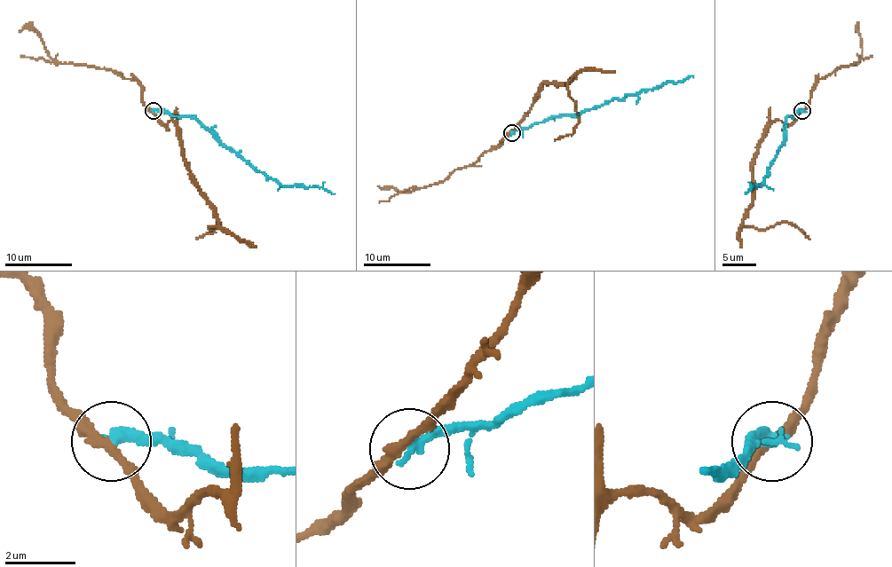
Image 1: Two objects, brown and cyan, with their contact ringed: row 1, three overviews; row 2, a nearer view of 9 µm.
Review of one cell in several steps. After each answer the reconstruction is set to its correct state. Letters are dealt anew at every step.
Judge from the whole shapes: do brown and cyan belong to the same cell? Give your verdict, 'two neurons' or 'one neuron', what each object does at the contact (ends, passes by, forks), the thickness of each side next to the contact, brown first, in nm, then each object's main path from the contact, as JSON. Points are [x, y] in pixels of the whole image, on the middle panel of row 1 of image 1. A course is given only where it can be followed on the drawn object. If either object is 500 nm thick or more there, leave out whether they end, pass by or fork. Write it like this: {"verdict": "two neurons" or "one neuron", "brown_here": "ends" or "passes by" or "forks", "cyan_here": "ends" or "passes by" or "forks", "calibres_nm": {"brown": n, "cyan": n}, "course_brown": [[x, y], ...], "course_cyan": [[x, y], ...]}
{"verdict": "two neurons", "brown_here": "passes by", "cyan_here": "ends", "calibres_nm": {"brown": 280, "cyan": 320}, "course_brown": [[511, 132], [544, 84], [564, 84], [576, 74], [568, 96], [578, 122], [572, 134], [555, 141]], "course_cyan": [[511, 132], [556, 117], [578, 115], [614, 99], [693, 77]]}

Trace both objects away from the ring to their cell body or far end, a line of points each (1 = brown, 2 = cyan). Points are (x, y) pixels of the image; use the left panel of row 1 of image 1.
1: (153, 110), (164, 123), (172, 121), (176, 125), (189, 178), (217, 222), (209, 229), (219, 222), (196, 239)
2: (153, 110), (198, 119), (219, 140), (283, 185), (323, 187), (335, 193)

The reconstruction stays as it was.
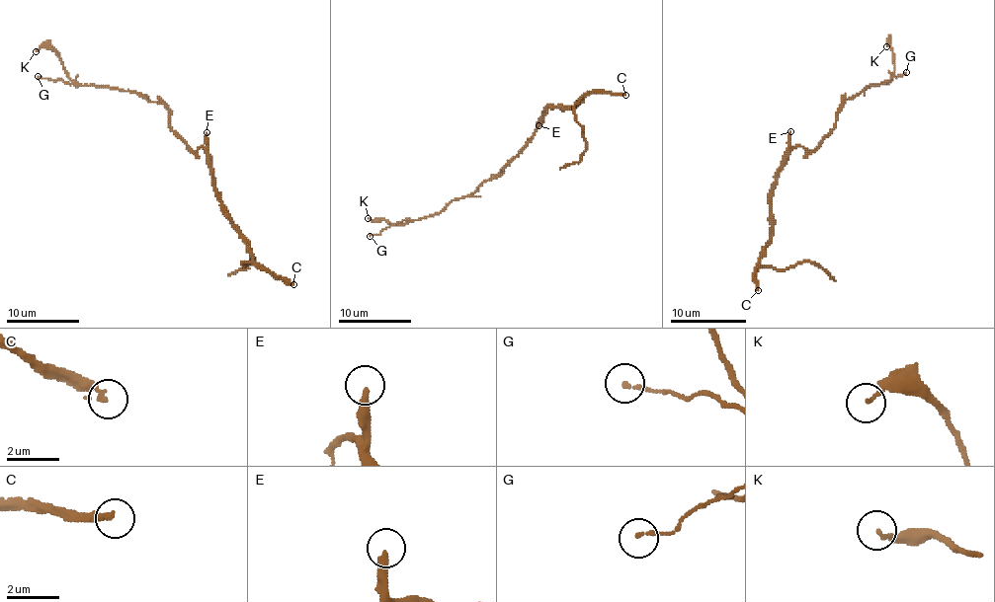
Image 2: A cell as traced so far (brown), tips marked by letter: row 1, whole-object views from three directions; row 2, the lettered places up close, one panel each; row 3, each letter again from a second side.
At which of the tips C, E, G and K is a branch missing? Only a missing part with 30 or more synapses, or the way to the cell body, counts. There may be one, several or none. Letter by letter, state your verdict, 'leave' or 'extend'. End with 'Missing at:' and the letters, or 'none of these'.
C: extend
E: extend
G: leave
K: leave
Missing at: C, E

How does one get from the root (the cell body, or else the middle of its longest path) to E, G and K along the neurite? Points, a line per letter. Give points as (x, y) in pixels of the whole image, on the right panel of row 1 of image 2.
E: (803, 146), (790, 144), (790, 131)
G: (803, 146), (813, 150), (834, 127), (836, 112), (847, 99), (864, 88), (906, 72)
K: (803, 146), (813, 150), (847, 99), (890, 80), (894, 53), (888, 42), (886, 46)

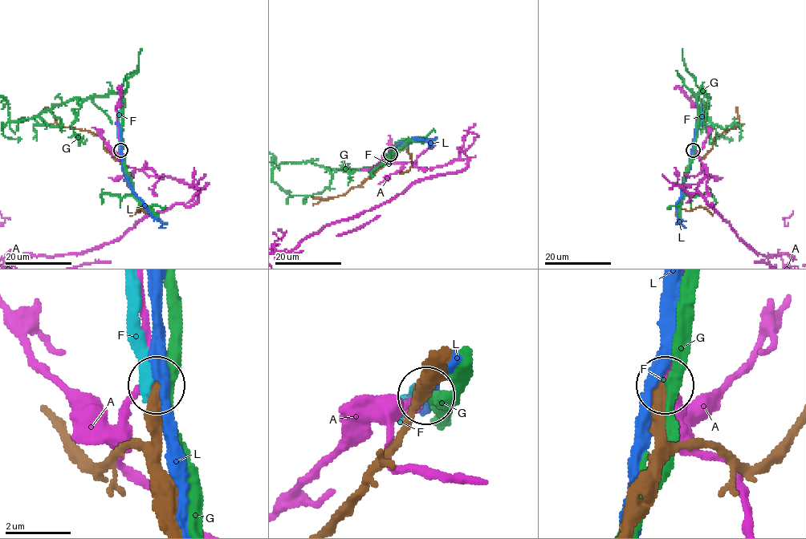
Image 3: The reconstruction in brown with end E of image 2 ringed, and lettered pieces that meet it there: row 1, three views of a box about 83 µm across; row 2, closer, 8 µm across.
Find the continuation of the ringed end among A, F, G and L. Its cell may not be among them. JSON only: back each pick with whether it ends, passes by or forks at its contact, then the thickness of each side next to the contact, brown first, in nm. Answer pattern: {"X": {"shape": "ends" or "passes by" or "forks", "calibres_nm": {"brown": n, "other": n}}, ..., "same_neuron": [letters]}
{"same_neuron": []}

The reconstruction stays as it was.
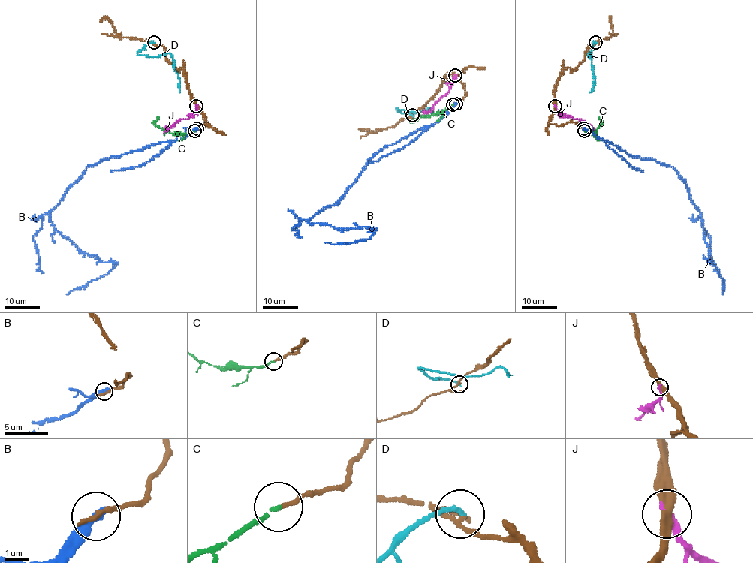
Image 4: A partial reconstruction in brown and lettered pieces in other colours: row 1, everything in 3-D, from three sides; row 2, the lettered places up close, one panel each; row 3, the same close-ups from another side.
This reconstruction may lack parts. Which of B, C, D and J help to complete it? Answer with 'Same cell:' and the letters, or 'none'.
Same cell: C

